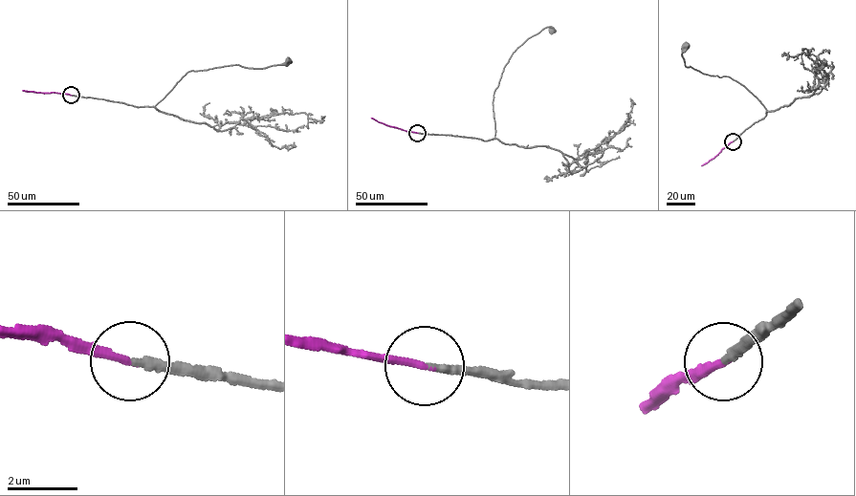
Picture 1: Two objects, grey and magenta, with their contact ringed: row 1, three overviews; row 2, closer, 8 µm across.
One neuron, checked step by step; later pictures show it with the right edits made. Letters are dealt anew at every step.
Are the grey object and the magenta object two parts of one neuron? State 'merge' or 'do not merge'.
merge

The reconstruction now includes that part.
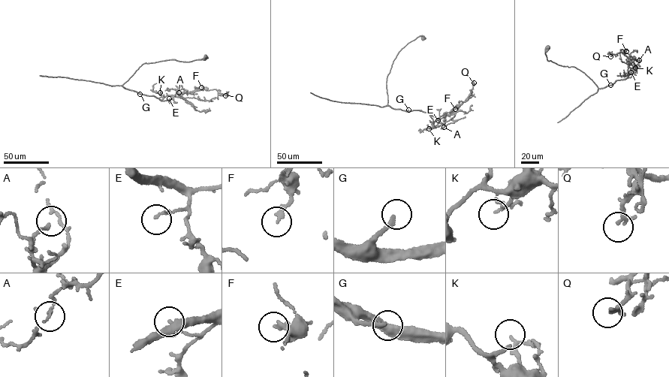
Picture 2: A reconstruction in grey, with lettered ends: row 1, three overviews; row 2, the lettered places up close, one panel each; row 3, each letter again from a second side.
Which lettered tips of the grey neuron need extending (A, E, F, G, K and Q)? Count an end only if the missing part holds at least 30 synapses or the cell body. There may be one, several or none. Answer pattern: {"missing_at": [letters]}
{"missing_at": ["G"]}

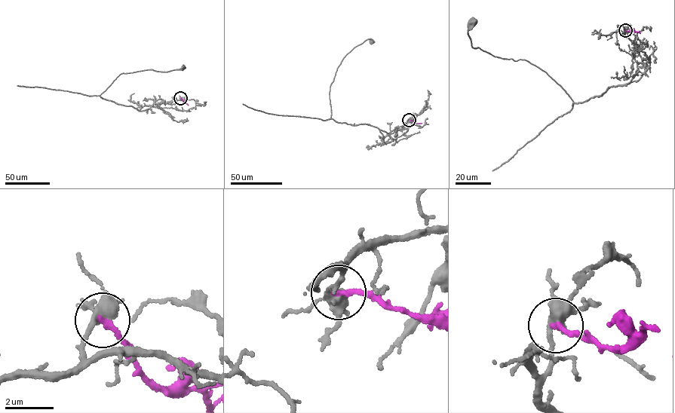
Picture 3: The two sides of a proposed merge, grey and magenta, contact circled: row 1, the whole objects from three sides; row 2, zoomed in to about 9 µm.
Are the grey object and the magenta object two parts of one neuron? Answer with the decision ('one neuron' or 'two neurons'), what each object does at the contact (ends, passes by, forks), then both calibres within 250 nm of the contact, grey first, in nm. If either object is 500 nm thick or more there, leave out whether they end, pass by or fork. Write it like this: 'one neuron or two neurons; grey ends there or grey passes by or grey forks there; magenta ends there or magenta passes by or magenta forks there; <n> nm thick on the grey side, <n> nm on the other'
two neurons; grey forks there; magenta ends there; 400 nm thick on the grey side, 260 nm on the other

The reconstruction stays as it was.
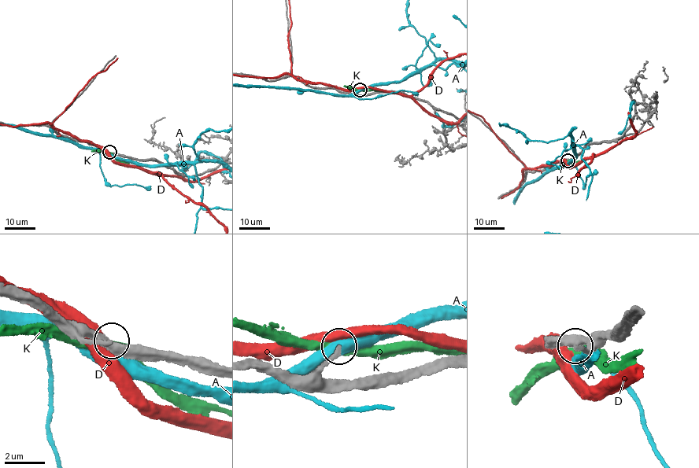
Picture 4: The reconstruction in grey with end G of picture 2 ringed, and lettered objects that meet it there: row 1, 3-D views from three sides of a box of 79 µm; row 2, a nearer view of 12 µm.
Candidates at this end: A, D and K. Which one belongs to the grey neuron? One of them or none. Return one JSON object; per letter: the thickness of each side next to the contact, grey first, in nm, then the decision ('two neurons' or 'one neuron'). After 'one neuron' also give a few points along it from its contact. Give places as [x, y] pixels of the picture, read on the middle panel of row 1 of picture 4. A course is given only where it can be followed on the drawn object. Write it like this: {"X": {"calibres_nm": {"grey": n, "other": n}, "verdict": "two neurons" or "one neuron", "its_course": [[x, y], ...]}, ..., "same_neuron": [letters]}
{"A": {"calibres_nm": {"grey": 240, "other": 550}, "verdict": "two neurons"}, "D": {"calibres_nm": {"grey": 220, "other": 480}, "verdict": "two neurons"}, "K": {"calibres_nm": {"grey": 240, "other": 460}, "verdict": "two neurons"}, "same_neuron": []}

